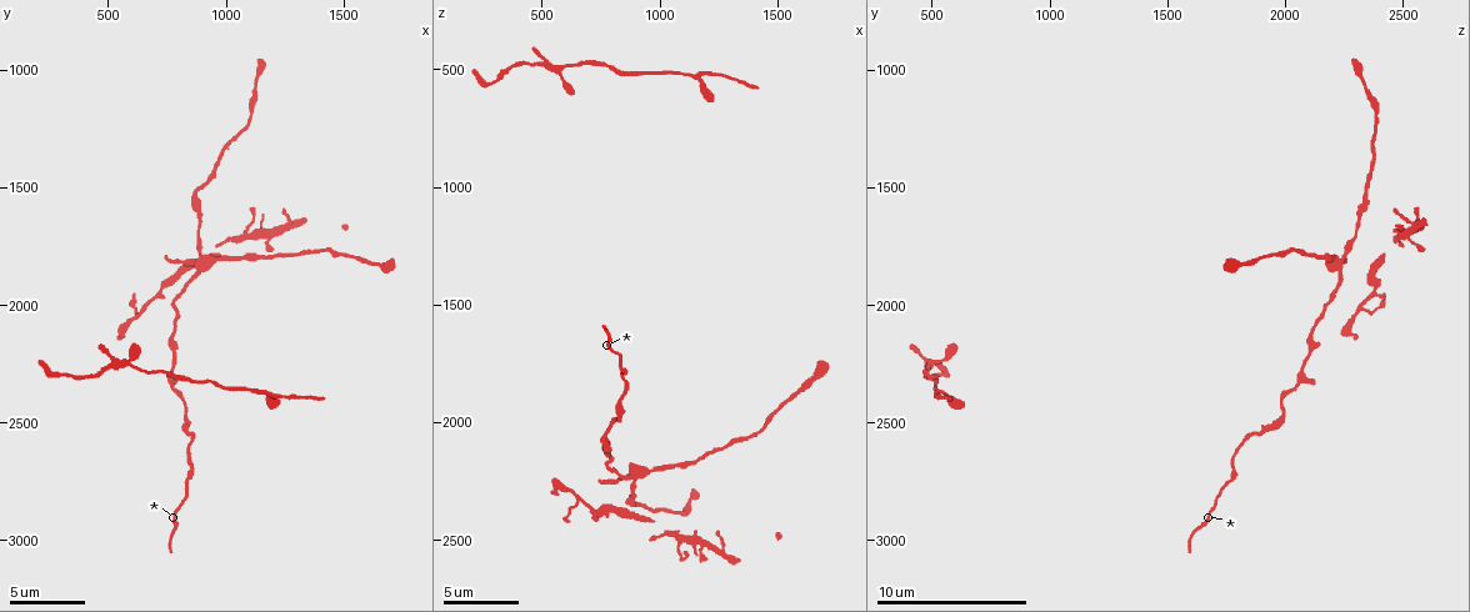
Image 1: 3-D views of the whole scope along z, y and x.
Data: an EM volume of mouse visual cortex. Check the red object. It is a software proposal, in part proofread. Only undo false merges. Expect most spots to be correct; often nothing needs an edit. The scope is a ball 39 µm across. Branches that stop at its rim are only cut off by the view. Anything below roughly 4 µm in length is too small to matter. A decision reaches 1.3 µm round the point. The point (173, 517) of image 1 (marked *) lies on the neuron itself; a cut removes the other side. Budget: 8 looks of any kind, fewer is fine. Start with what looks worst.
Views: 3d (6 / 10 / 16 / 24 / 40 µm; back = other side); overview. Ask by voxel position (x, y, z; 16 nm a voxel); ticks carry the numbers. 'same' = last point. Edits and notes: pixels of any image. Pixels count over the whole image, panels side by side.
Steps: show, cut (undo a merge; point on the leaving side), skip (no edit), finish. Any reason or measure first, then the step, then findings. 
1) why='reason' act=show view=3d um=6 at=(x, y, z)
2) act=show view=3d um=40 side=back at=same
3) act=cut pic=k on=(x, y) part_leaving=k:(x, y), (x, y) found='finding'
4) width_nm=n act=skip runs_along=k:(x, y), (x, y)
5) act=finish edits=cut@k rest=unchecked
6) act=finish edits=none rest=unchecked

why='four or more arms meet' act=show view=3d um=10 at=(900, 1810, 2230)

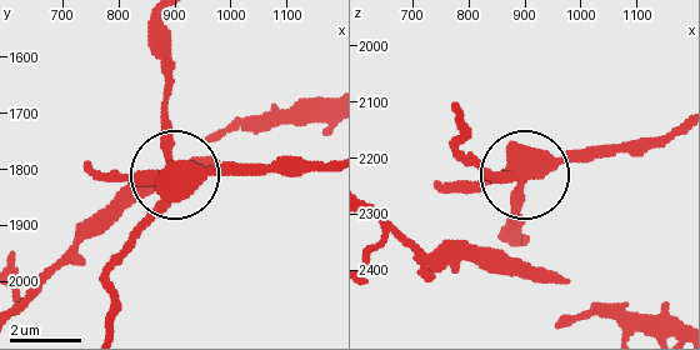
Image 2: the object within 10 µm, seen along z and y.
why='closer look' act=show view=3d um=6 at=same

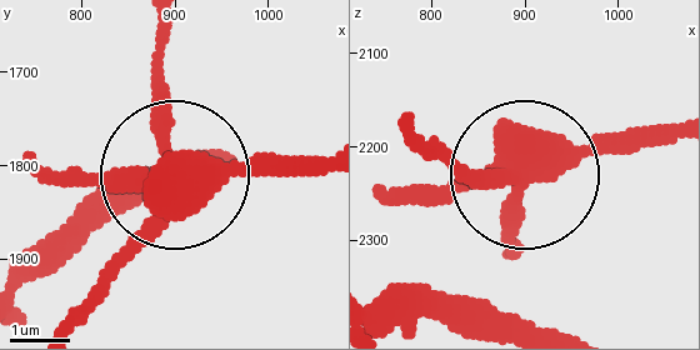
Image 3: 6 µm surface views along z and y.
width_nm=450 act=cut pic=3 on=(256, 168) part_leaving=3:(533, 176), (603, 146), (678, 141) found='two neurons meet here'

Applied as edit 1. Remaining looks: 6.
act=show view=overview

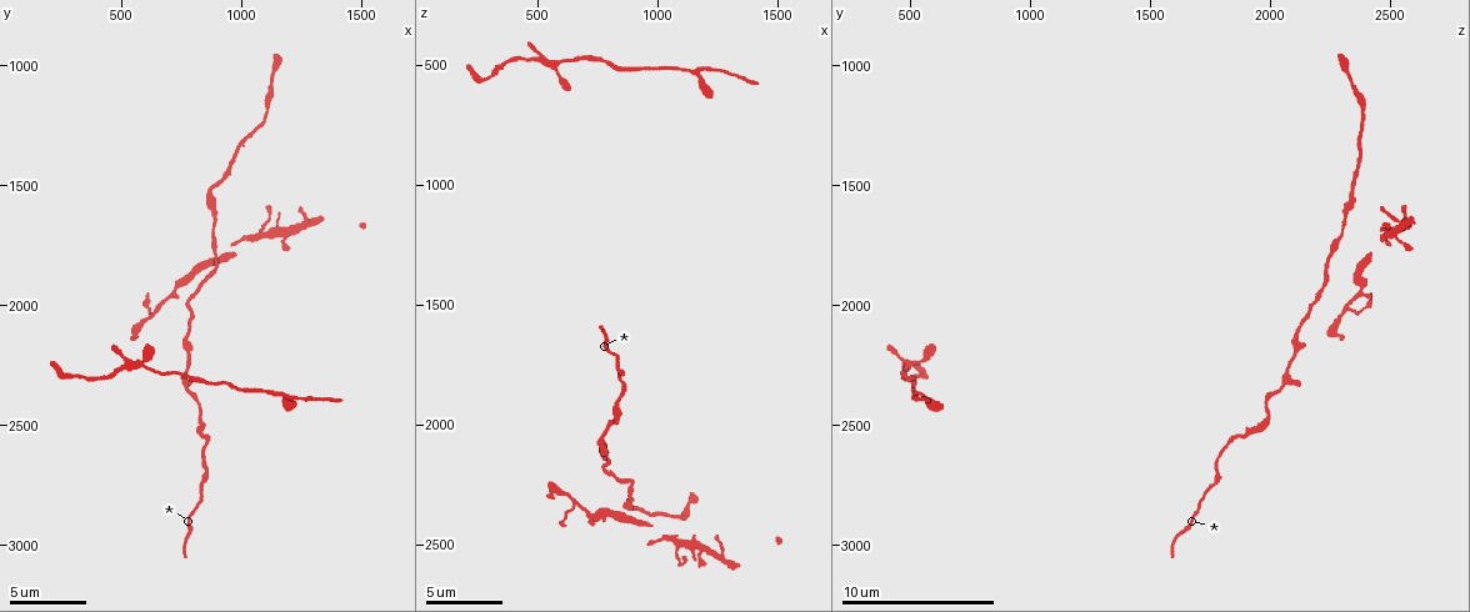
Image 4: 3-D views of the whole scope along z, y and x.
why='calibre changes' act=show view=3d um=10 at=(790, 2090, 2130)

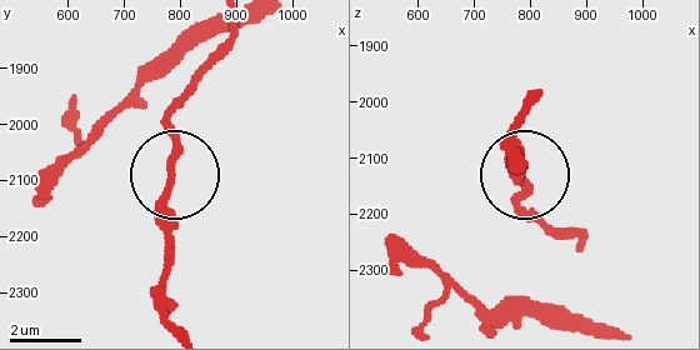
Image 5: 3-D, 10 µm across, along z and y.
act=skip runs_along=5:(175, 325), (166, 306), (173, 104) found='one neuron here'

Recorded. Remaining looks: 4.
why='sudden change in width' act=show view=3d um=6 at=(890, 1510, 2350)

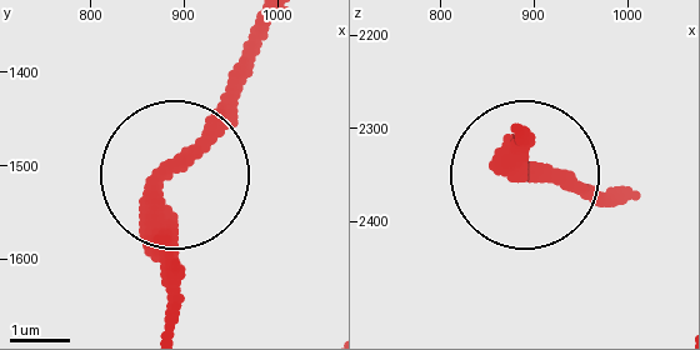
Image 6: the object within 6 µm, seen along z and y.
act=skip found='one neuron here'

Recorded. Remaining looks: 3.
why='a narrow waist' act=show view=3d um=6 at=(820, 2430, 1990)

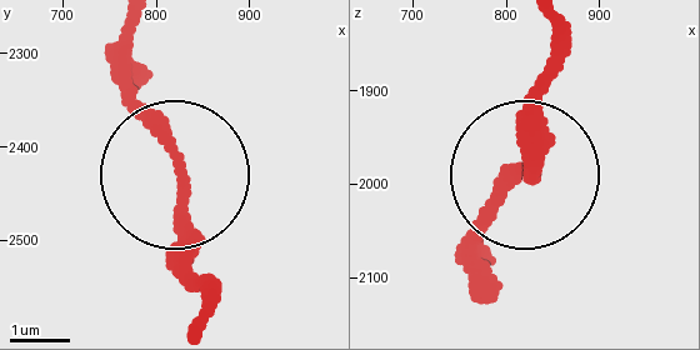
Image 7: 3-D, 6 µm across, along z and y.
width_nm=220 act=skip found='continuous, no second neuron'

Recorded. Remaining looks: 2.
act=finish edits=cut@3 rest=unchecked

